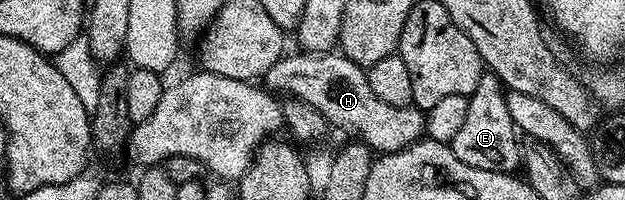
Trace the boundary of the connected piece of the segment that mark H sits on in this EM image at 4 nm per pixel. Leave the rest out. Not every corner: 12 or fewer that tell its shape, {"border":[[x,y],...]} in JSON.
{"border":[[297,50],[264,87],[307,102],[374,153],[426,135],[426,113],[391,106],[340,51]]}

